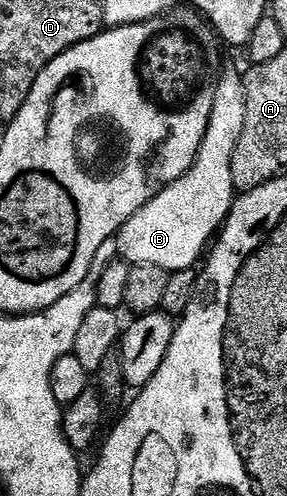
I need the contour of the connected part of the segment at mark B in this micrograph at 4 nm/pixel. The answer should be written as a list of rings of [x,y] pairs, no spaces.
[[[225,67],[216,82],[210,126],[194,166],[178,182],[166,186],[166,190],[146,202],[119,230],[118,252],[128,264],[162,266],[170,274],[197,267],[232,209],[232,159],[234,146],[242,138],[242,126],[246,126],[244,78],[241,69]]]

